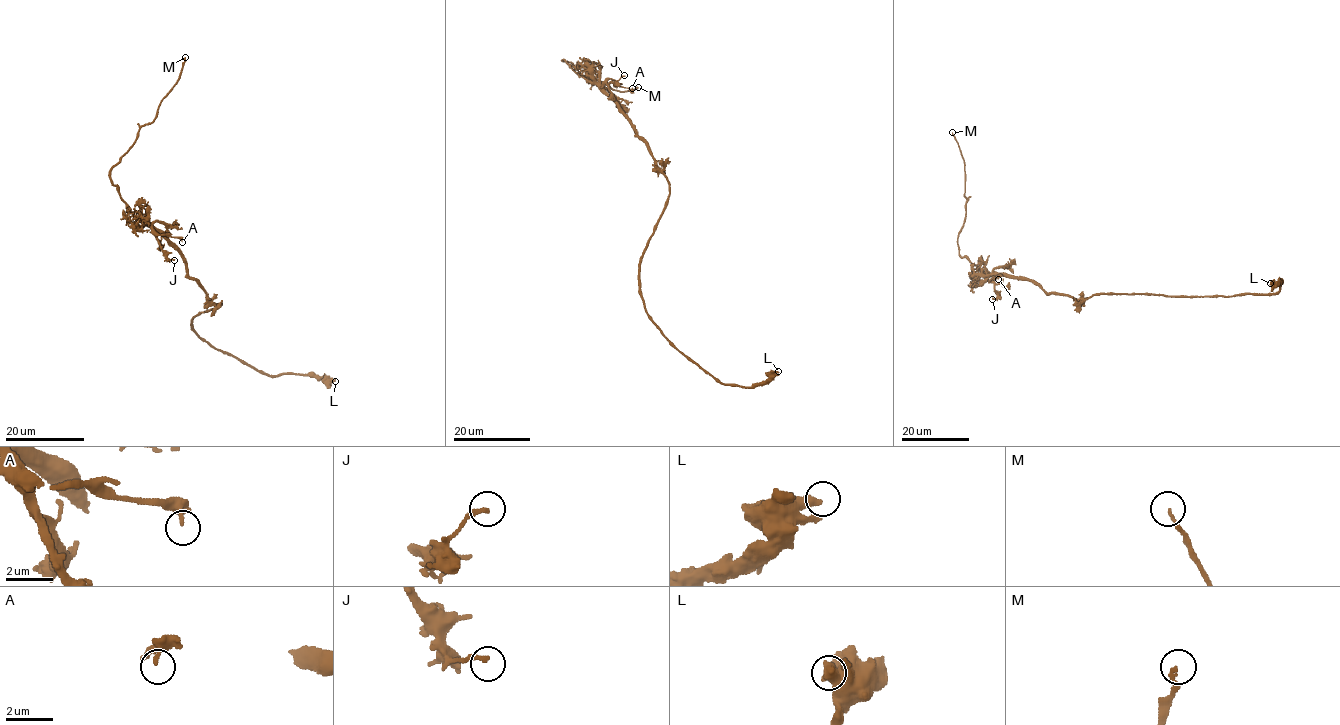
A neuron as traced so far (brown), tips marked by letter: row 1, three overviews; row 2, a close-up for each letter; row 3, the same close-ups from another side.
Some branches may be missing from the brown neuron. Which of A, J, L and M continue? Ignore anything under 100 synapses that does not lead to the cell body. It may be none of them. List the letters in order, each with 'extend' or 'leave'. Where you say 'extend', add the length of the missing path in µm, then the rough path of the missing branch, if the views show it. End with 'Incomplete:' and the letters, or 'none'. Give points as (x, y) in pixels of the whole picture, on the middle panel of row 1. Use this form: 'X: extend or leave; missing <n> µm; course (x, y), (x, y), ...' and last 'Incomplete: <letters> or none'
A: leave
J: leave
L: leave
M: extend; missing 5 µm
Incomplete: M

